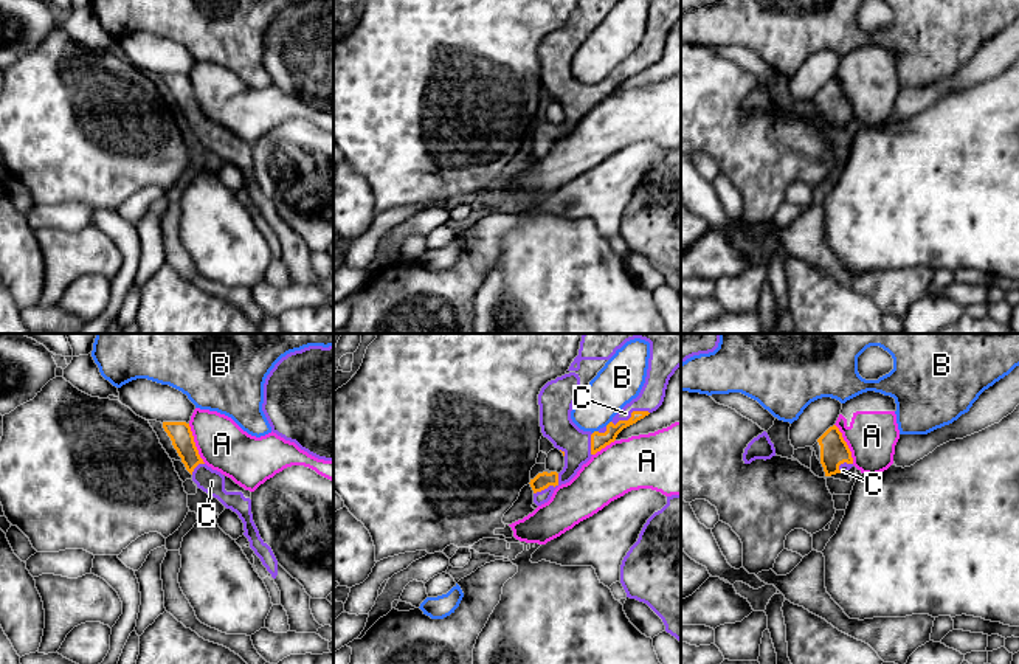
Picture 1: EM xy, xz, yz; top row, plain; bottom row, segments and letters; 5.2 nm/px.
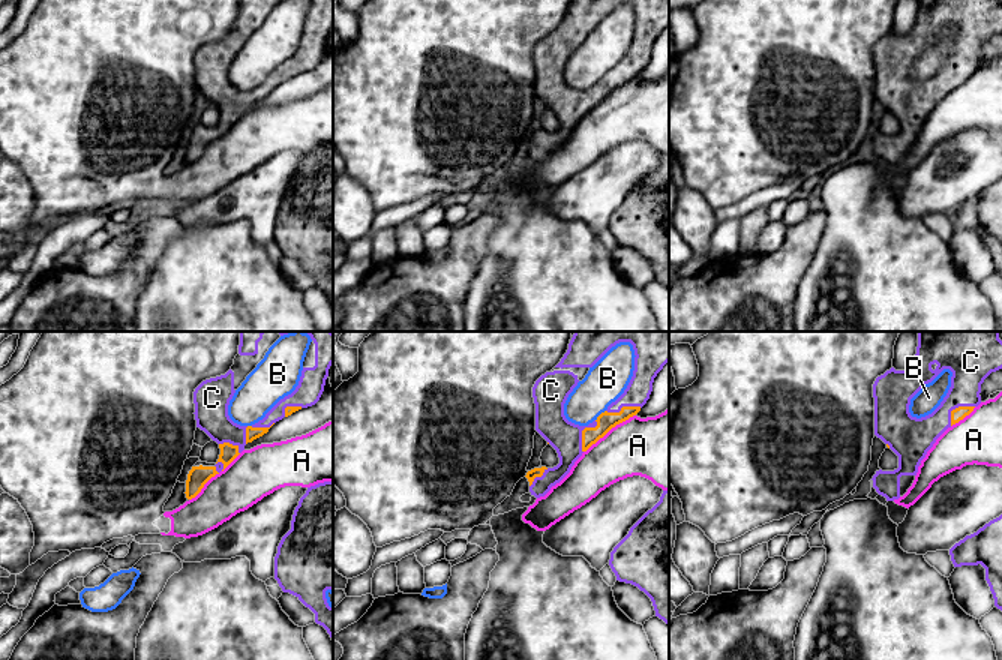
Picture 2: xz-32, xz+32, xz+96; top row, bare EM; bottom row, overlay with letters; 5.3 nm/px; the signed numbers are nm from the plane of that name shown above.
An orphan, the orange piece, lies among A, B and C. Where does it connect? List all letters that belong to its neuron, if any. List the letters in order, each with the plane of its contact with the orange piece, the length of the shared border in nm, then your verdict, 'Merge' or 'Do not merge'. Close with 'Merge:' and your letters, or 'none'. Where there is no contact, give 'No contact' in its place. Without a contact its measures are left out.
A: Touches orange in xy. Shared border 220 nm. Do not merge
B: Touches orange in xz. Shared border 40 nm. Do not merge
C: Touches orange in xz. Shared border 200 nm. Merge
Merge: C

